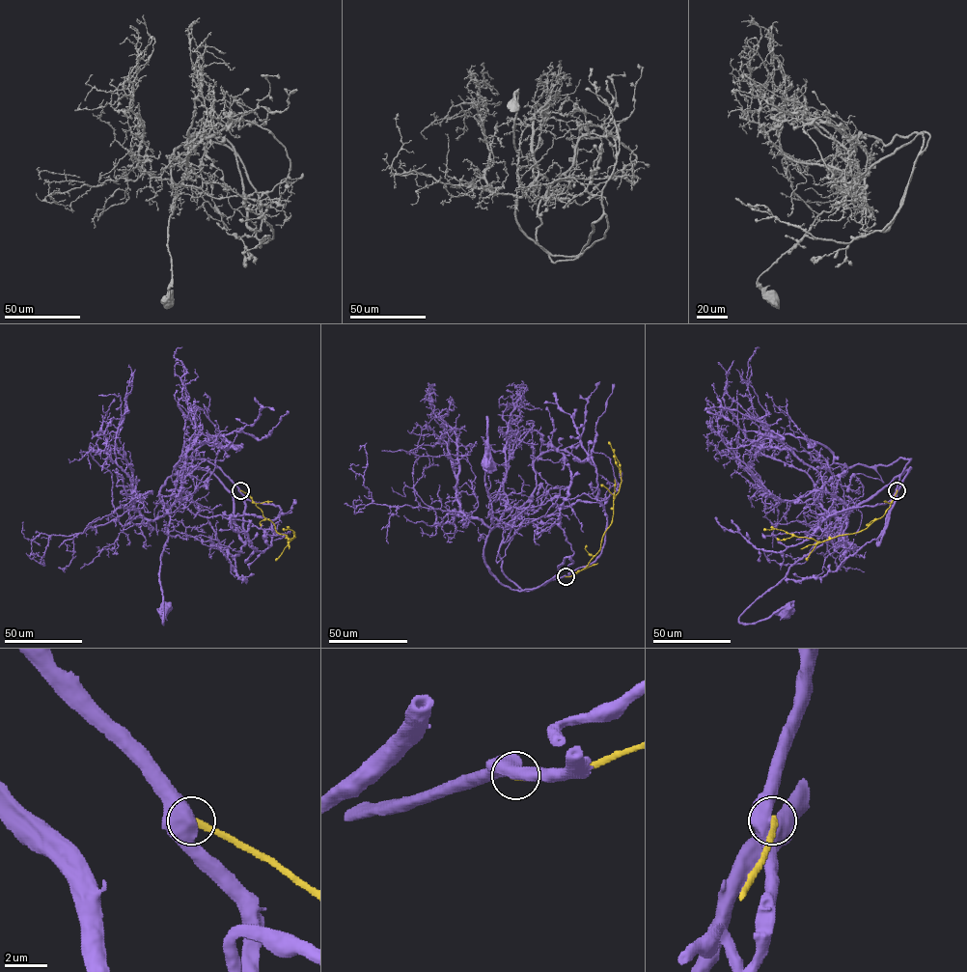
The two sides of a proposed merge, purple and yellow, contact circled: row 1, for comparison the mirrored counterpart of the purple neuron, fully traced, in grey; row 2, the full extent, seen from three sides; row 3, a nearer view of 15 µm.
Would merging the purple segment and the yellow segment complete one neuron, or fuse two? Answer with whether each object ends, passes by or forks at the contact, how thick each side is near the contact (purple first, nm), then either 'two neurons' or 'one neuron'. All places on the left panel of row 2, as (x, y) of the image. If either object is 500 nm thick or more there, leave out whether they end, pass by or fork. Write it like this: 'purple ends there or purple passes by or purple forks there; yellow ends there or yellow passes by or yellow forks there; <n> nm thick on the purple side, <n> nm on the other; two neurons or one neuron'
750 nm thick on the purple side, 320 nm on the other; two neurons

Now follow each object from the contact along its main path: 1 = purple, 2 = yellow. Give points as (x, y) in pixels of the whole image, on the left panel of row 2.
1: (240, 490), (248, 540), (235, 556), (211, 541), (169, 536), (159, 576), (163, 611)
2: (240, 490), (249, 495), (278, 533), (287, 536), (288, 541), (295, 537), (291, 530), (283, 529)

